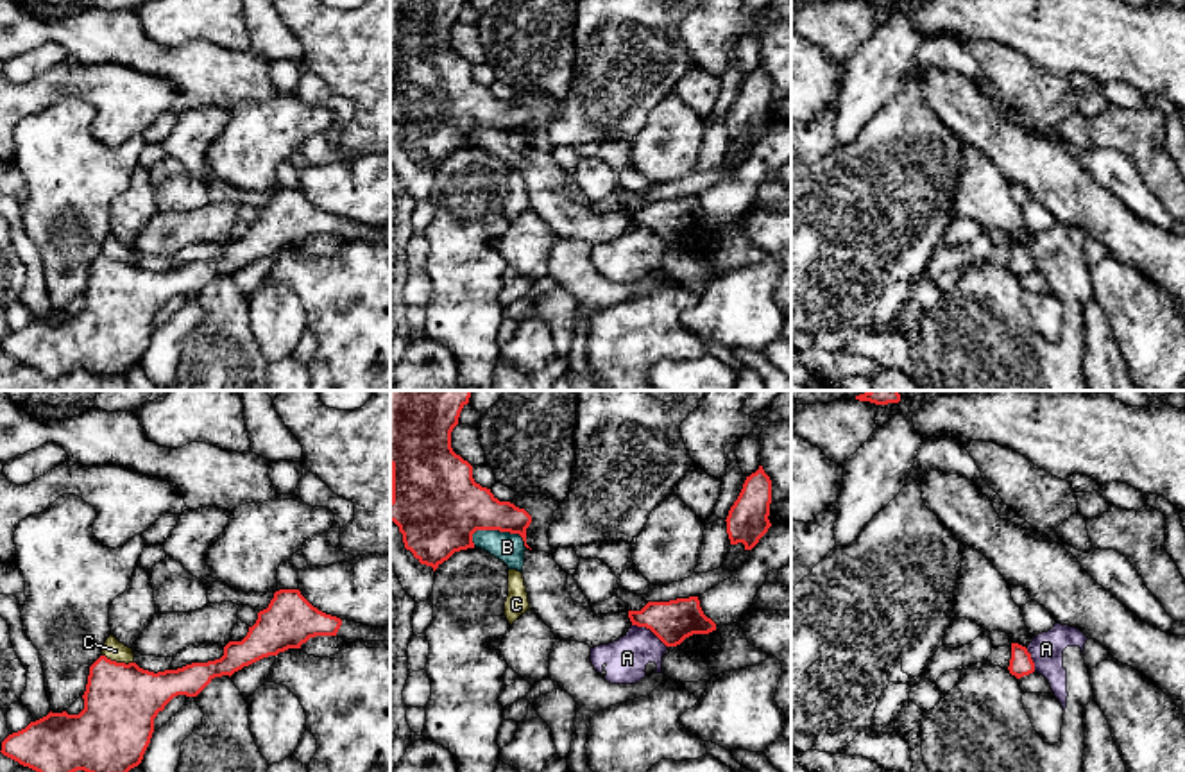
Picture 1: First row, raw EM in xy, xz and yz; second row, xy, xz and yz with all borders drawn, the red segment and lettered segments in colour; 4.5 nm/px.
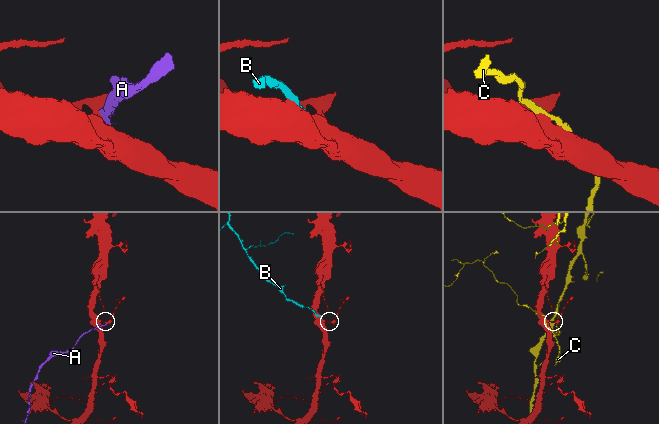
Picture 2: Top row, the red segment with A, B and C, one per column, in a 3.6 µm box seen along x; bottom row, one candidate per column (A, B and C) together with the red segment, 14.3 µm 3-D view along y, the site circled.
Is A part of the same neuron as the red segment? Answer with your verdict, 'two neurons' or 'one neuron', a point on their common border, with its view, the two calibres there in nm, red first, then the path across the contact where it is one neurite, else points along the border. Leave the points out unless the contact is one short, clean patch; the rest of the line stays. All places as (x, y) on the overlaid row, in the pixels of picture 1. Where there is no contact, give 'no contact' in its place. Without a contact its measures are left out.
two neurons; meets red in xz at (650, 629); 190 nm thick on the red side, 190 nm on the other; border along xz (632, 624), (645, 626), (666, 647)

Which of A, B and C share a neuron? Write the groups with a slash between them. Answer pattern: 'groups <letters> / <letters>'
groups A / B / C

